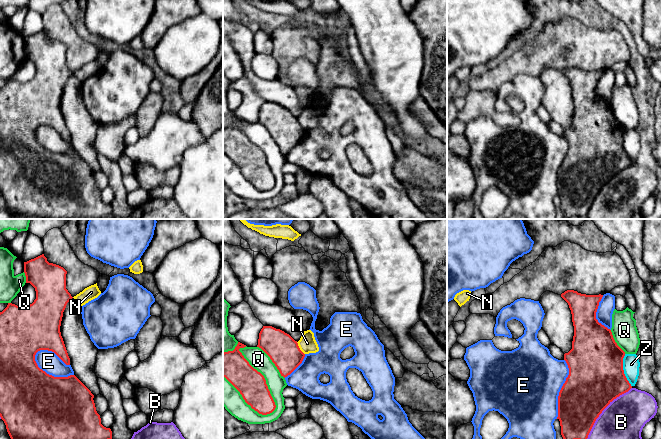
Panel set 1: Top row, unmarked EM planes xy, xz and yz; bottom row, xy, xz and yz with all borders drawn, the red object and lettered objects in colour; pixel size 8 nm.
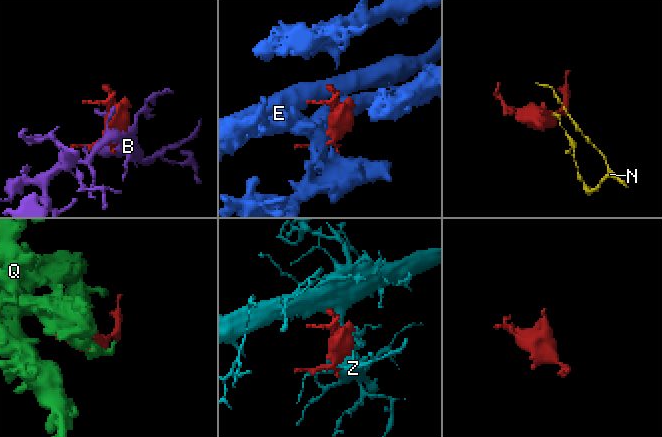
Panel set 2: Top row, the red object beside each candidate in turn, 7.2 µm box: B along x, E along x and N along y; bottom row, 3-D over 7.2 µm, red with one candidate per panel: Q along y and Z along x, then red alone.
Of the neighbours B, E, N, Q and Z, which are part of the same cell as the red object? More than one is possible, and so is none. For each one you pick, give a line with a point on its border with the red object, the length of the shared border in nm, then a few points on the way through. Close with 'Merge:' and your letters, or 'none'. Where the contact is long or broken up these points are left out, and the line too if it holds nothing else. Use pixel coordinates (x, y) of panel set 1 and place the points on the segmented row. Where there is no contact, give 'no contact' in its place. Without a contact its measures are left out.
Merge: none

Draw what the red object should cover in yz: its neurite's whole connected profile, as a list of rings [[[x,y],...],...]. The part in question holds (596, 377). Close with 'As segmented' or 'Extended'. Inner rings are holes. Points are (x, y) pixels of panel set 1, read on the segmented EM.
[[[567,290],[561,297],[568,303],[572,314],[574,336],[572,349],[564,354],[569,375],[558,396],[558,417],[563,439],[587,439],[602,411],[632,386],[623,370],[625,352],[615,342],[610,329],[596,319],[603,295],[586,295]]]. As segmented

